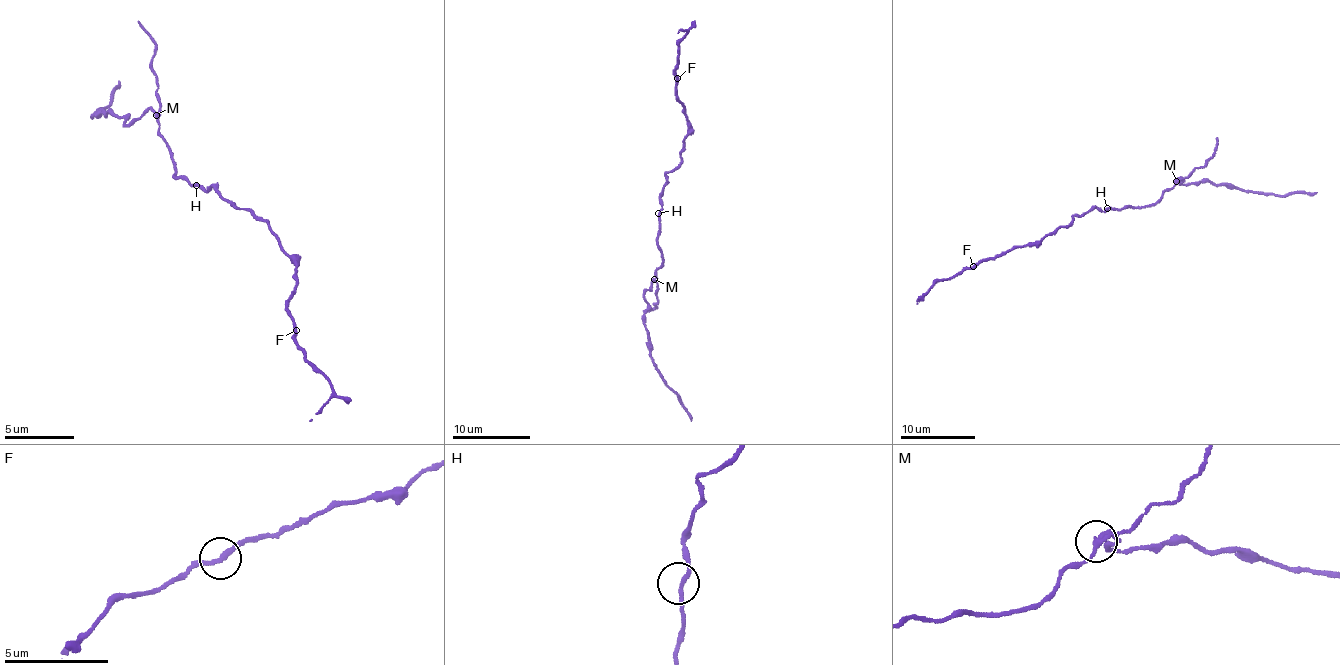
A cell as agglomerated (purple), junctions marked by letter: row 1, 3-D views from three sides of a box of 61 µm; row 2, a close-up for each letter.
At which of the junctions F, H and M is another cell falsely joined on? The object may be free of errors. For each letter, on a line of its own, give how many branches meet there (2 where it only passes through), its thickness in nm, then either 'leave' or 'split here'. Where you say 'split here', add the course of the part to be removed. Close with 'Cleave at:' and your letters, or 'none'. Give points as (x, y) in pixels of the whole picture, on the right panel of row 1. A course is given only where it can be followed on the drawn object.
F: 2 | 200 nm | leave
H: 2 | 190 nm | leave
M: 3 | 170 nm | split here | (1175, 180), (1180, 178), (1182, 183), (1193, 184), (1211, 181), (1284, 196), (1316, 192)
Cleave at: M

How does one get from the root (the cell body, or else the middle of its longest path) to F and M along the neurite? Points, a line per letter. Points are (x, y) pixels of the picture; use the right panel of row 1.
F: (1108, 208), (1100, 211), (1089, 209), (1082, 216), (1072, 218), (1069, 225), (1056, 228), (1040, 240), (973, 266)
M: (1108, 208), (1156, 203), (1174, 186), (1175, 180)

